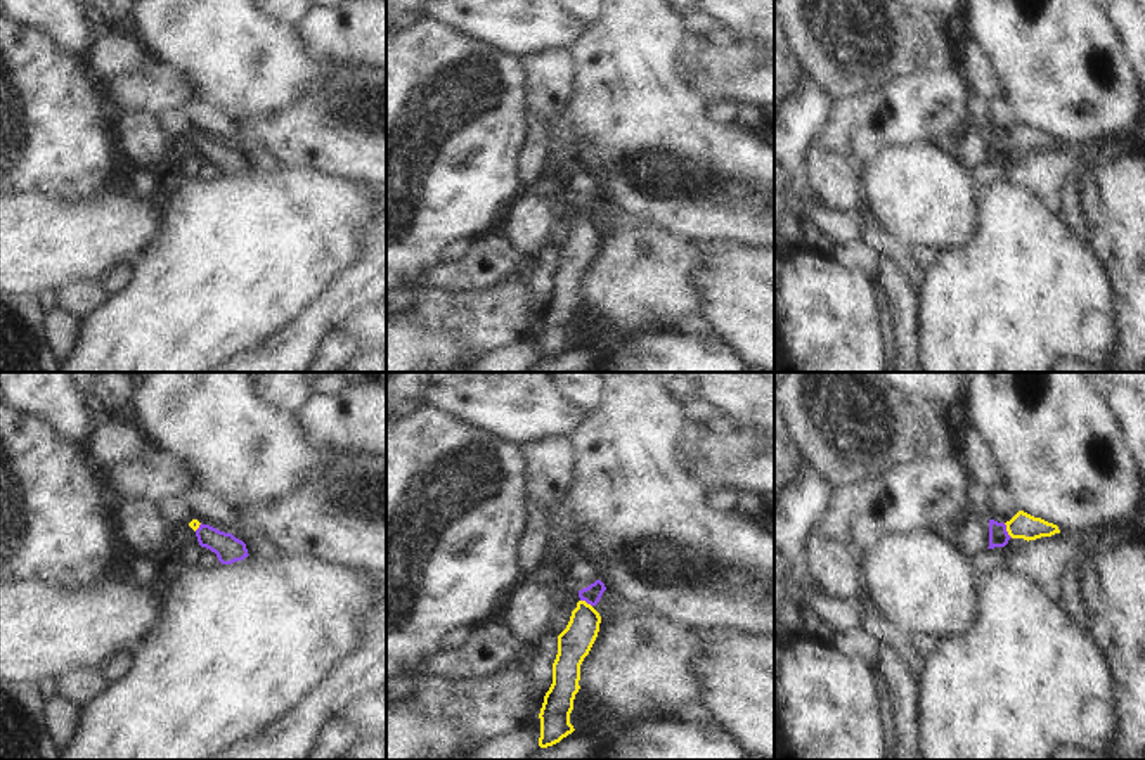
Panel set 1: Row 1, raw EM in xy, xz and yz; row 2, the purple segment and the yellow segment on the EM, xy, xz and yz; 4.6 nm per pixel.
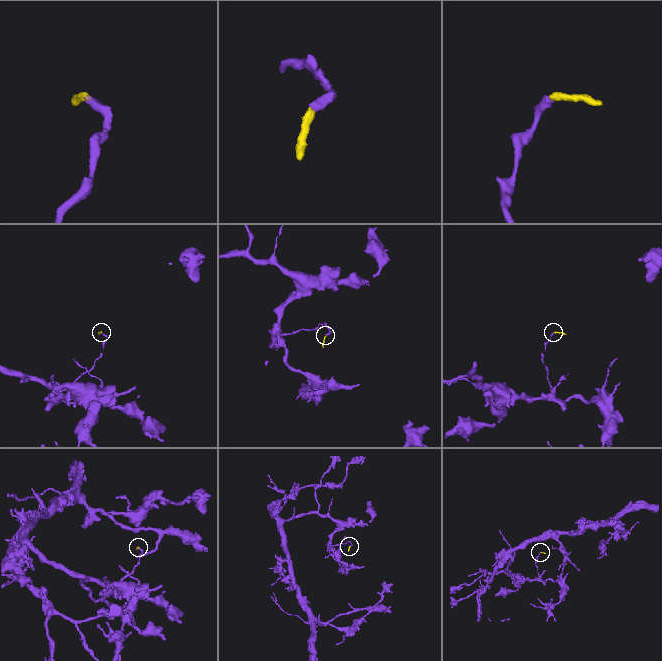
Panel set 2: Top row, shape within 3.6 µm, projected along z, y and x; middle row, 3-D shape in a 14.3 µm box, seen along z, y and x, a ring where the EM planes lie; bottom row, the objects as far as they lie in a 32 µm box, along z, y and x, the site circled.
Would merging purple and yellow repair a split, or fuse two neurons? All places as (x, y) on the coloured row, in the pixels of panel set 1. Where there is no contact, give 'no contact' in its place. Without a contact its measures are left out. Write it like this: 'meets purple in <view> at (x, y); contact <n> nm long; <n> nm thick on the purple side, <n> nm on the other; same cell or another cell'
meets purple in yz at (1005, 530); contact 80 nm long; 100 nm thick on the purple side, 120 nm on the other; same cell

